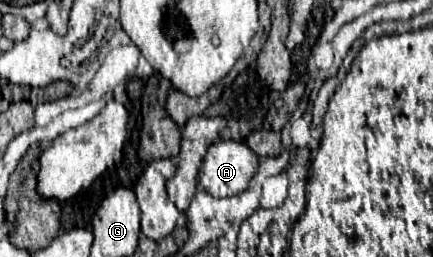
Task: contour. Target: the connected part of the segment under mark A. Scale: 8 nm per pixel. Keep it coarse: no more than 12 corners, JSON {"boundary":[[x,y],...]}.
{"boundary":[[220,140],[200,168],[202,188],[240,194],[258,170],[246,142]]}

